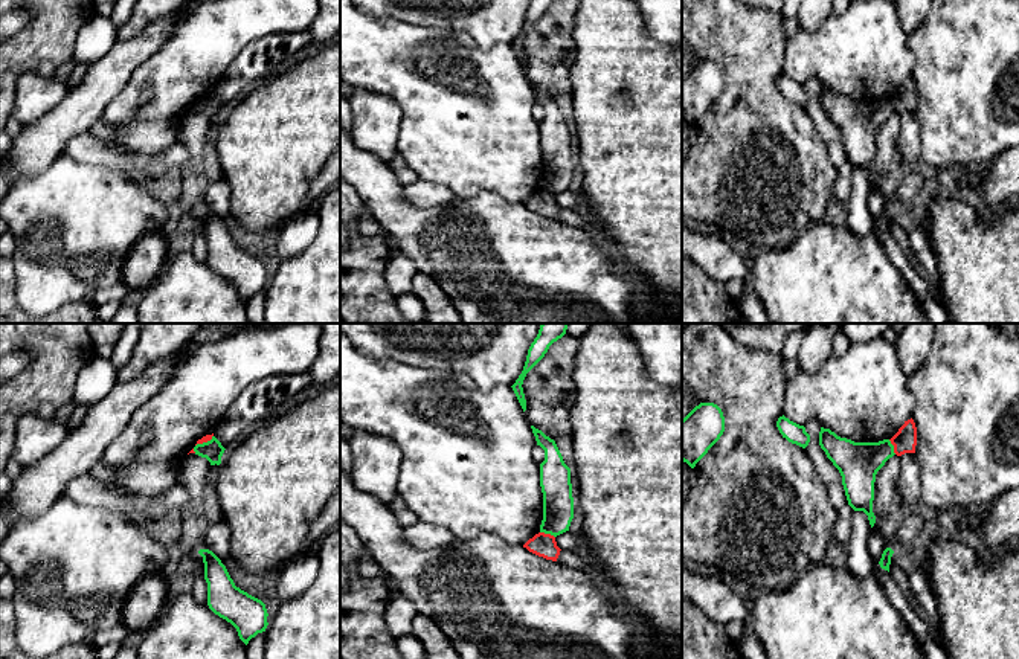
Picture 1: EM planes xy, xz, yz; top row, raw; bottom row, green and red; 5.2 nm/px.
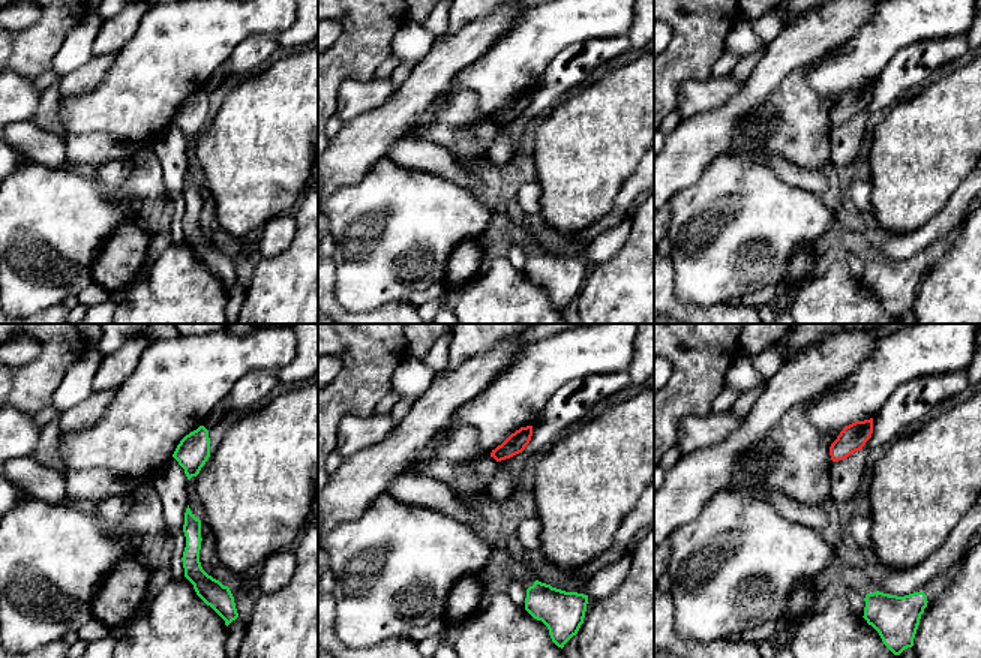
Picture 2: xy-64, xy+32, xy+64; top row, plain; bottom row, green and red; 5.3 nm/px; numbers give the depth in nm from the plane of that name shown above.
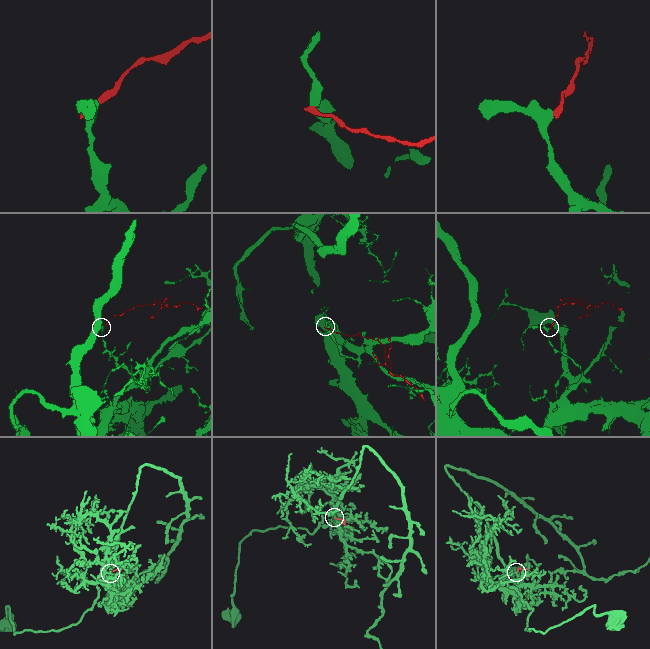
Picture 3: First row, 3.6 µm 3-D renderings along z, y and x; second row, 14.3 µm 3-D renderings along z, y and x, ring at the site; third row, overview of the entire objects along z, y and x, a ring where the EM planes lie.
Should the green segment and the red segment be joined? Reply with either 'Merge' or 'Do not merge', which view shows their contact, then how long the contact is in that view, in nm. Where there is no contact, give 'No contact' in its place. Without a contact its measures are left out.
Do not merge. Touches green in xz. Shared border 90 nm

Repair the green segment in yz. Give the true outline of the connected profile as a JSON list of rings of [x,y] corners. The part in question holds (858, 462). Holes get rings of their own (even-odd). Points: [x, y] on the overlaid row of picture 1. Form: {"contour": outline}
{"contour": [[[824,427],[819,432],[819,445],[842,476],[848,505],[854,511],[863,511],[873,528],[876,523],[873,513],[876,474],[895,455],[894,445],[889,439],[854,442]]]}

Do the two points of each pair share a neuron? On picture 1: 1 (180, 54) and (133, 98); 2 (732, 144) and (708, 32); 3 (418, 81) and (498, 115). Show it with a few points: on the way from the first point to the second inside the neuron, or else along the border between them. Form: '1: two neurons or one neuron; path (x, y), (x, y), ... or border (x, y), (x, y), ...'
1: one neuron; path (168, 66), (145, 89)
2: one neuron; path (732, 116), (734, 60)
3: one neuron; path (438, 86), (447, 90), (472, 115), (478, 115)

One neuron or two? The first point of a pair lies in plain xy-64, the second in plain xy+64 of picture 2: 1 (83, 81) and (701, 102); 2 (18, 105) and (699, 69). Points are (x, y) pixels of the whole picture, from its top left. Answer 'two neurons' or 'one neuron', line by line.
1: two neurons
2: two neurons

